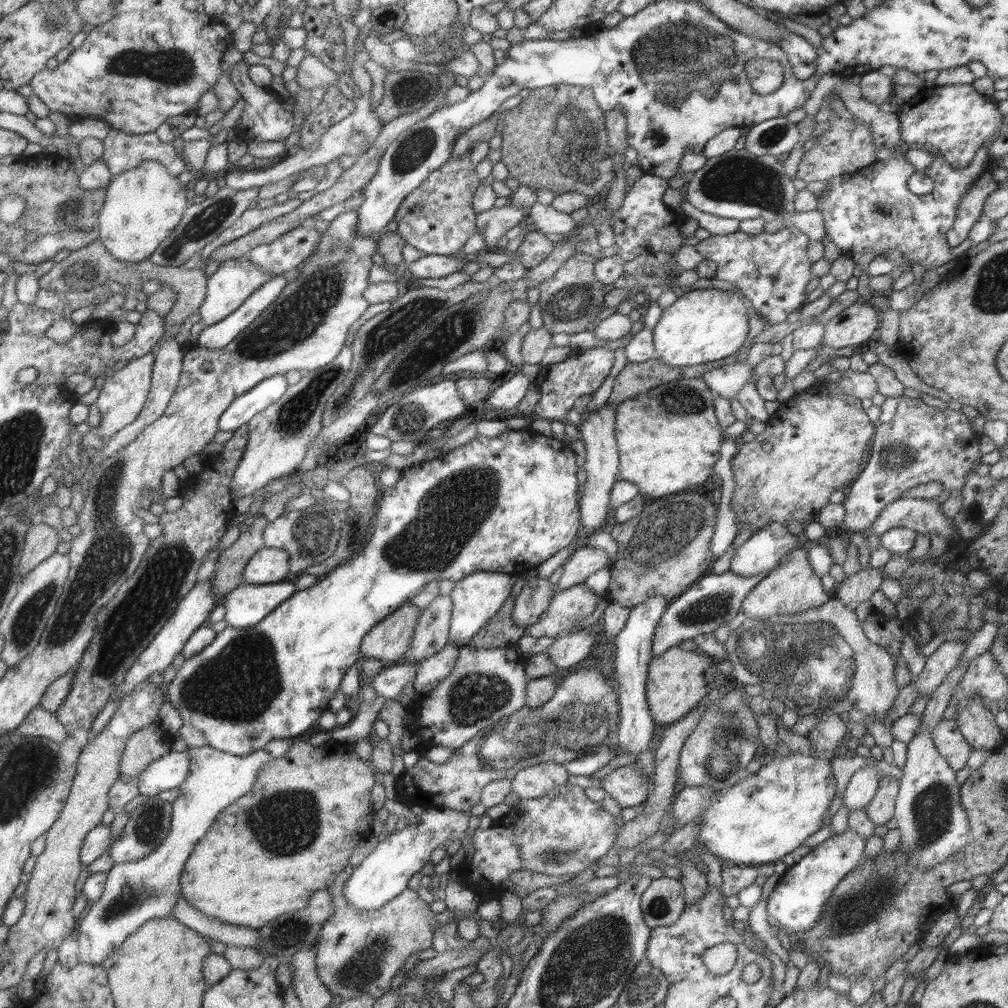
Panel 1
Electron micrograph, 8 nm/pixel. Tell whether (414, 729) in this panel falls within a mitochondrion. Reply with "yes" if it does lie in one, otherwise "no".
no

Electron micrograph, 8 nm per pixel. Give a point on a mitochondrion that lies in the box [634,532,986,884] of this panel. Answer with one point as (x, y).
(802, 660)

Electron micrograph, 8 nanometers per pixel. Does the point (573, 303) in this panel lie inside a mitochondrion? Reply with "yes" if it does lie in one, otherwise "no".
yes

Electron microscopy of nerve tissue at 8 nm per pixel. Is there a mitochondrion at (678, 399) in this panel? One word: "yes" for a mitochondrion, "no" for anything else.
yes

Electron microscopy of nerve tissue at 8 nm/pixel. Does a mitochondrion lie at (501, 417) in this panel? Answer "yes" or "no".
no

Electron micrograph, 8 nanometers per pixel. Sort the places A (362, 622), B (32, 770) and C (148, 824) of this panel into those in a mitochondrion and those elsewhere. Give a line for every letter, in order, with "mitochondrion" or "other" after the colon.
A: other
B: mitochondrion
C: mitochondrion

